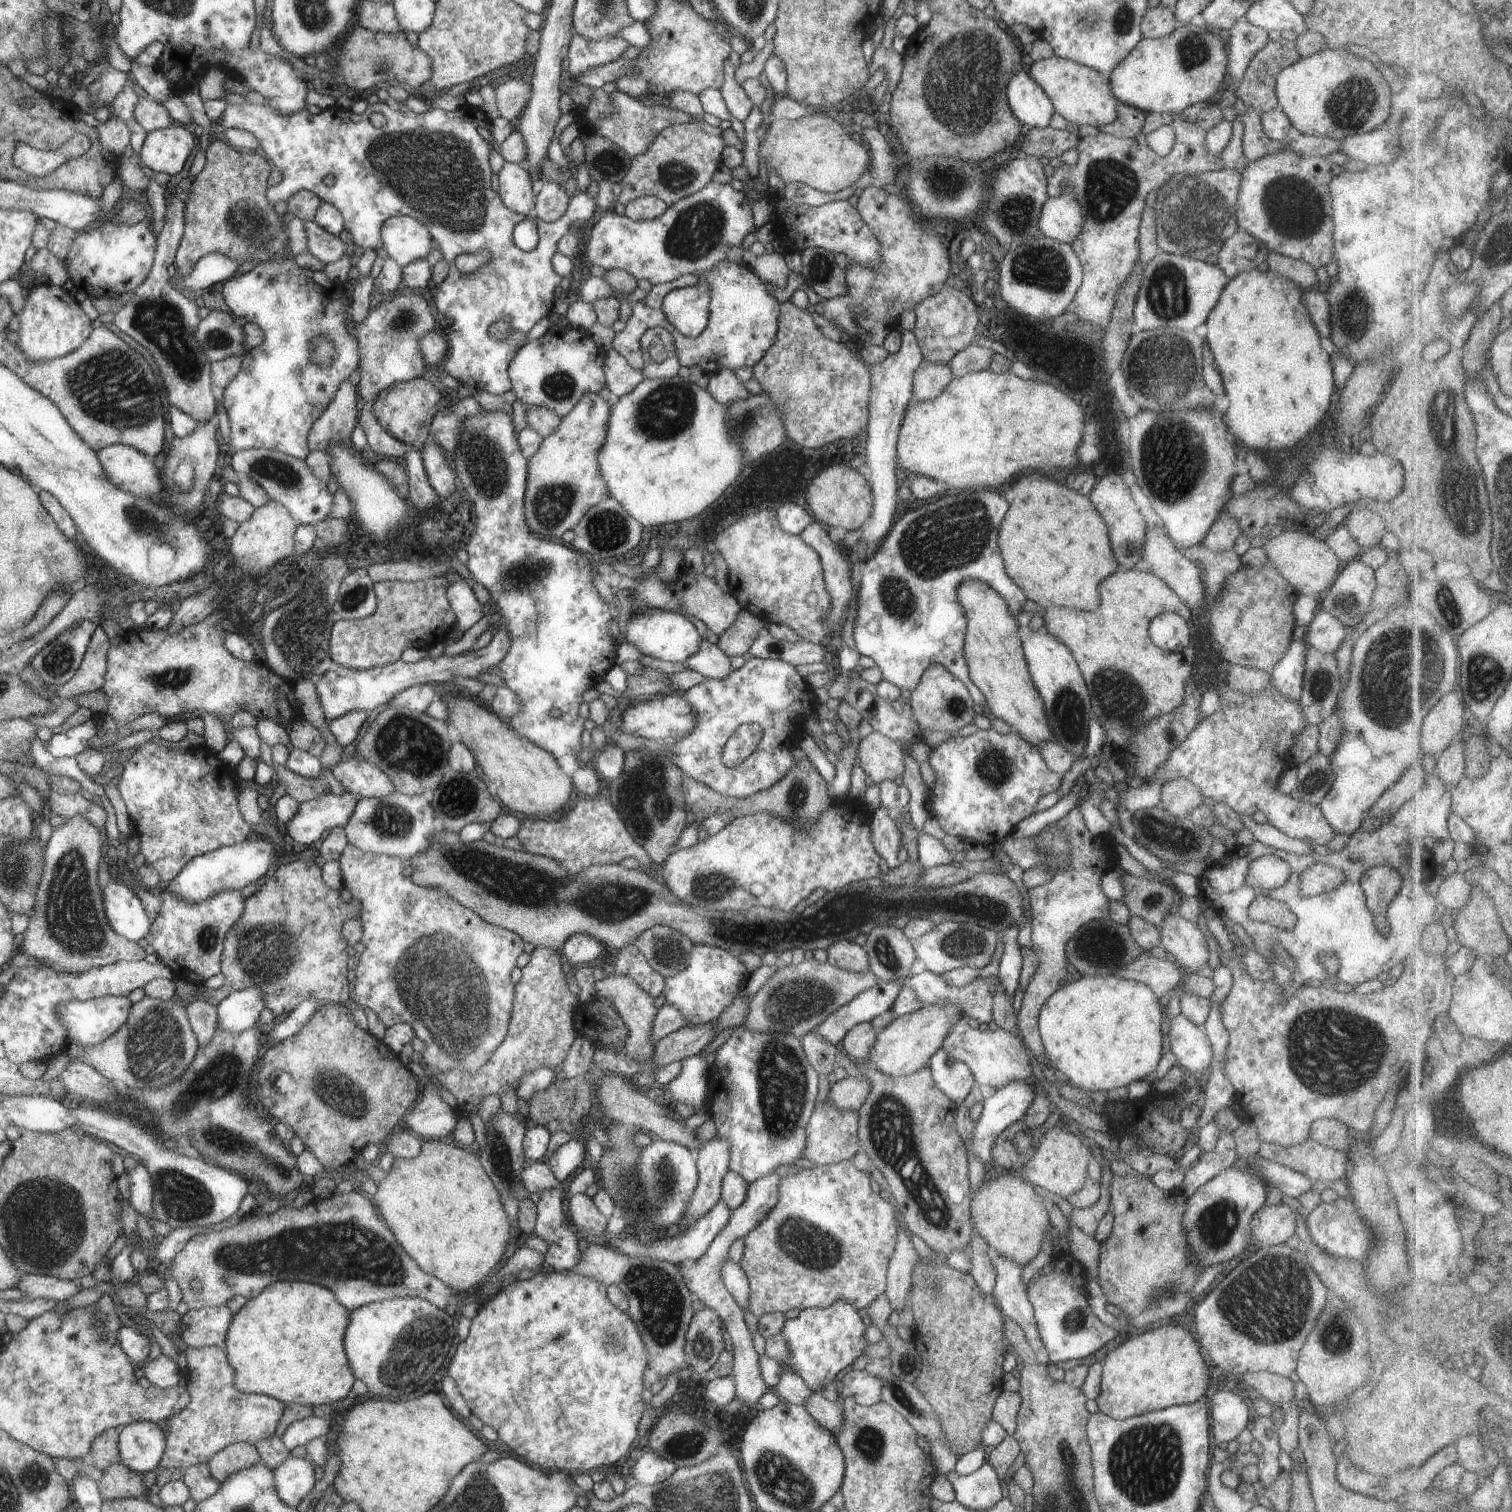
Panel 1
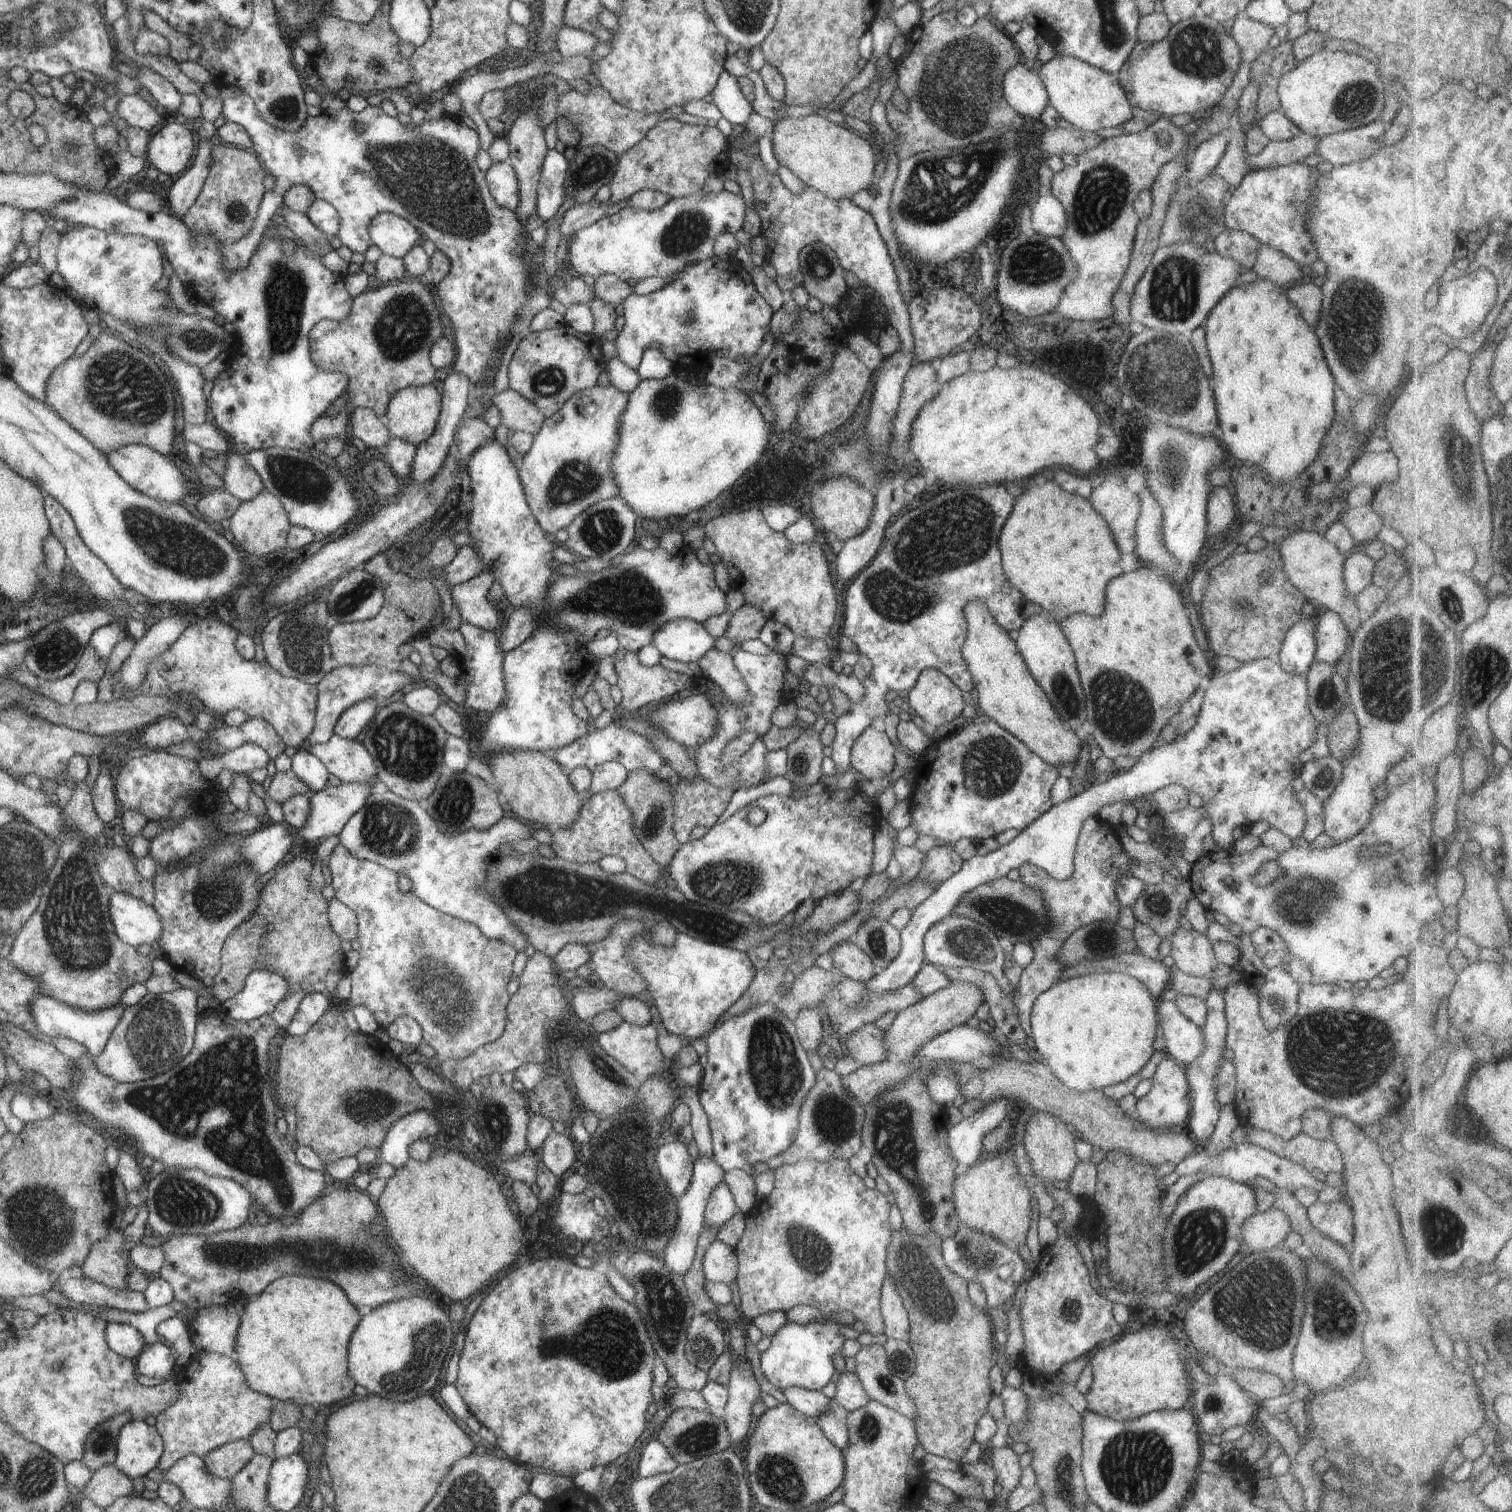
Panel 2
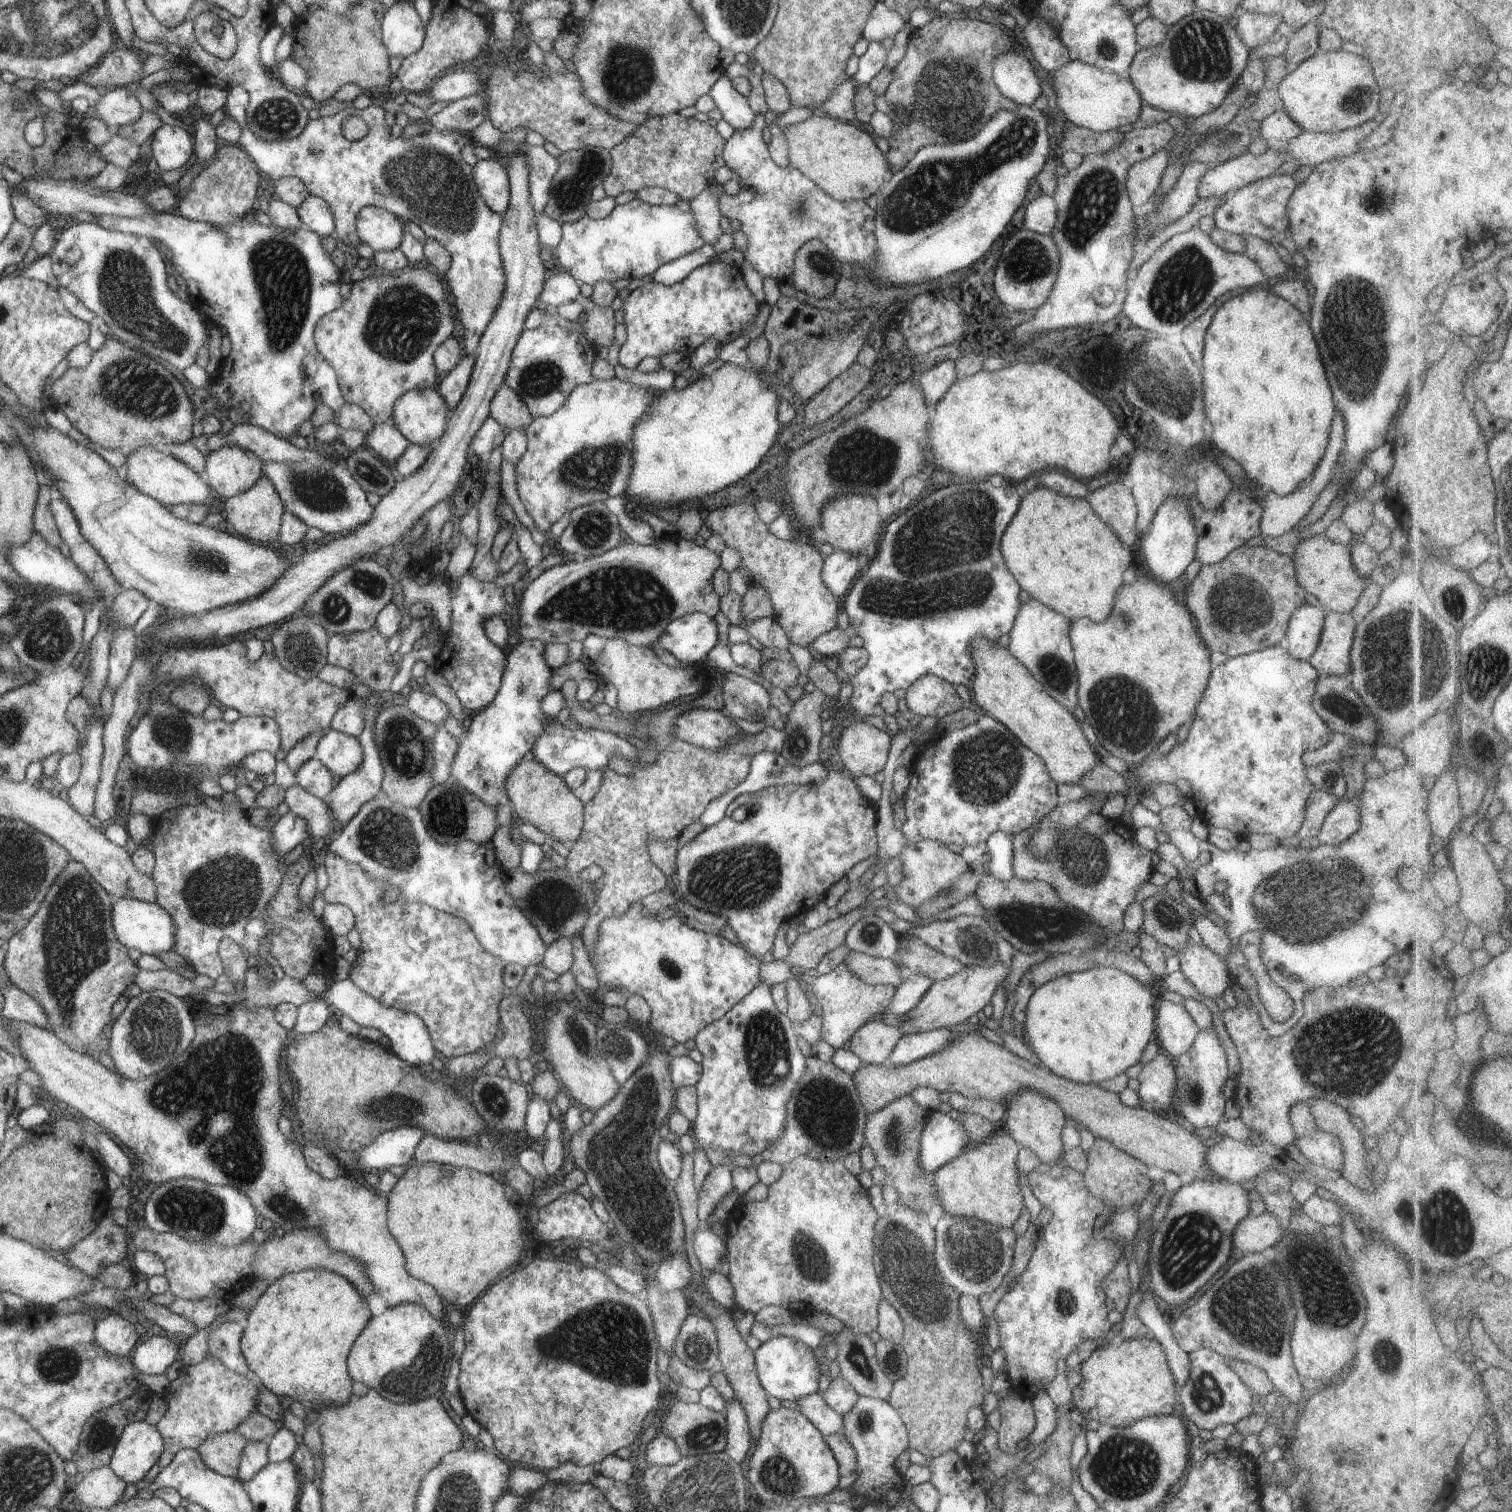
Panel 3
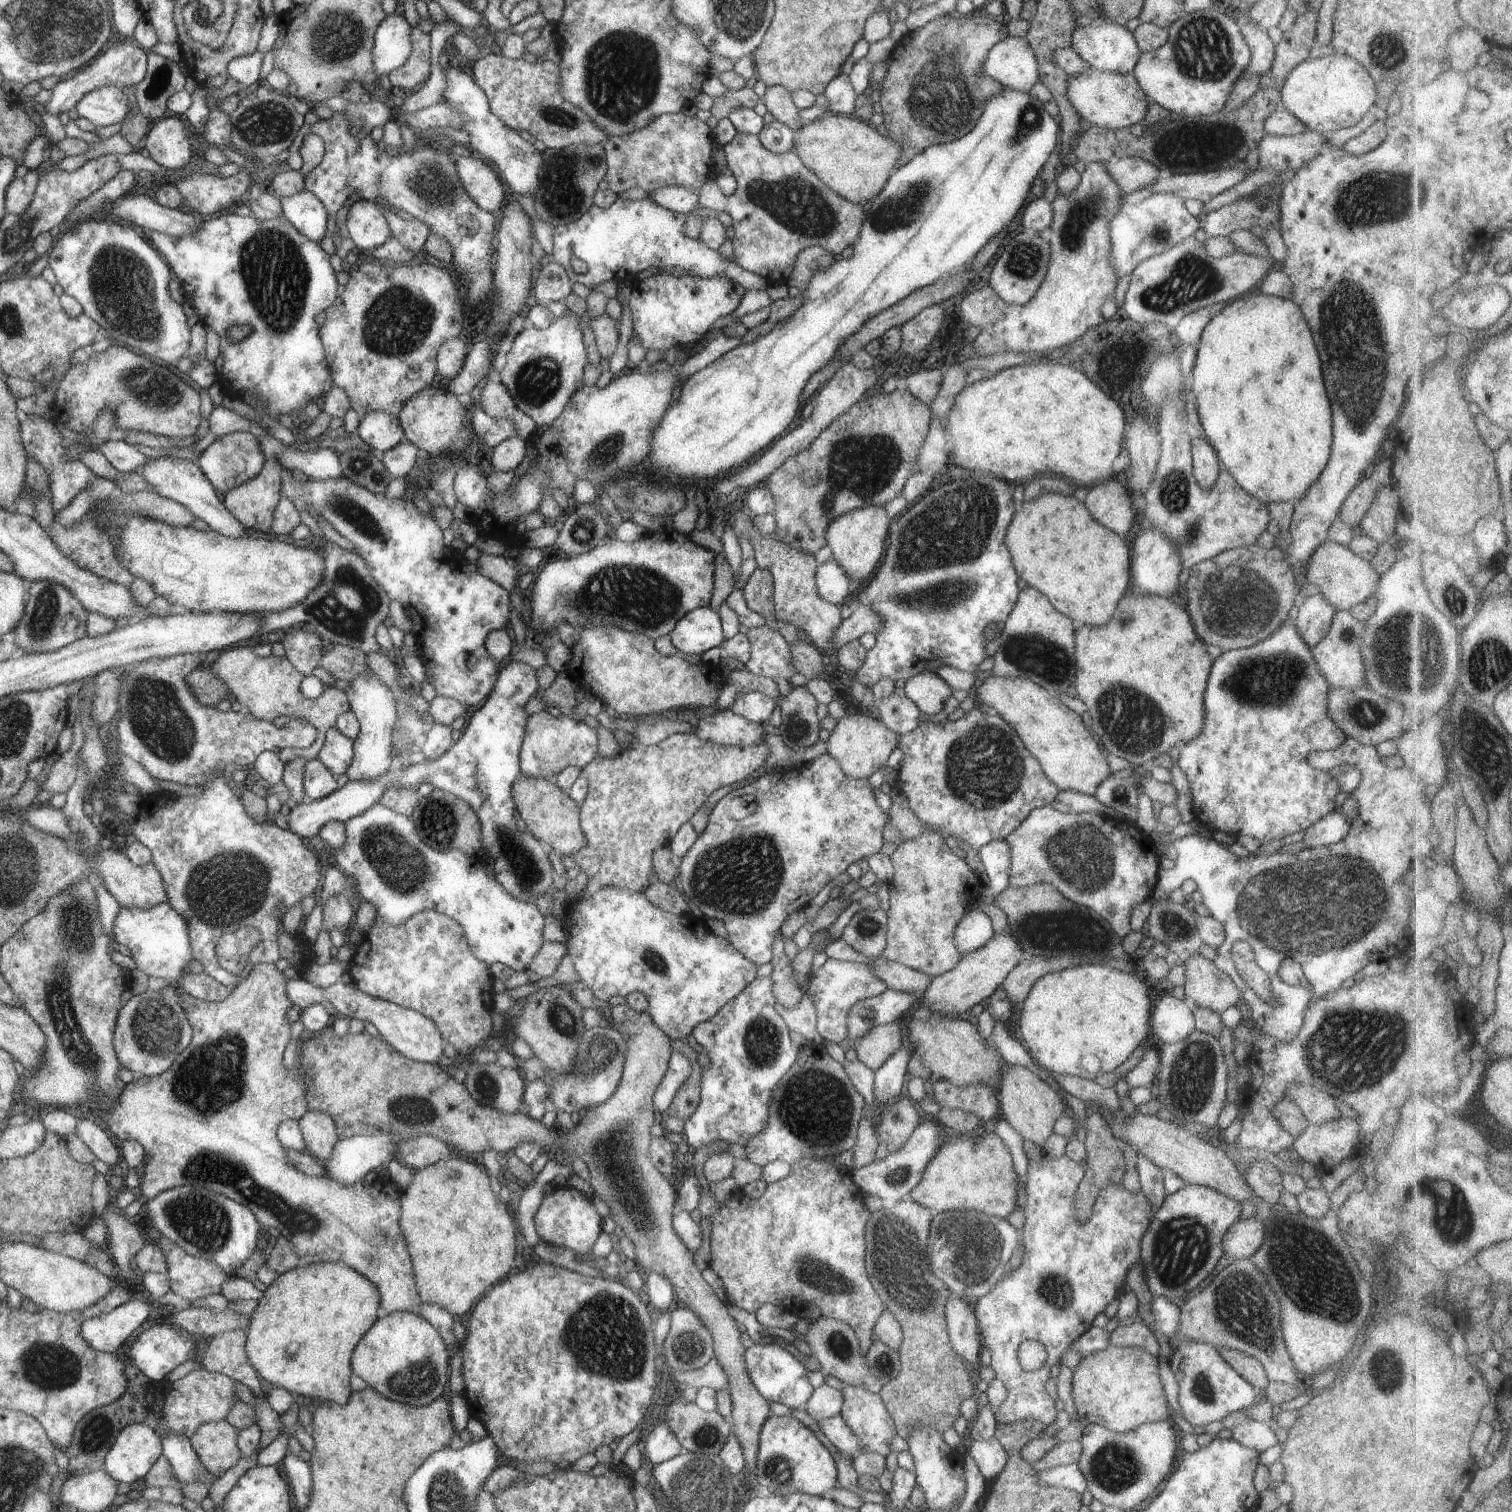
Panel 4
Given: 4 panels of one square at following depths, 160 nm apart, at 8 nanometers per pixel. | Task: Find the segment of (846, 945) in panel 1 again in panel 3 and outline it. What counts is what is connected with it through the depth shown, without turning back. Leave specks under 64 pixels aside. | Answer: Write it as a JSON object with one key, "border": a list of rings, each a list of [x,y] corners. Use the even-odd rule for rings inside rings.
{"border":[[[850,951],[844,962],[846,966],[862,981],[869,985],[902,984],[907,972],[896,964],[895,960],[871,957],[870,955]]]}

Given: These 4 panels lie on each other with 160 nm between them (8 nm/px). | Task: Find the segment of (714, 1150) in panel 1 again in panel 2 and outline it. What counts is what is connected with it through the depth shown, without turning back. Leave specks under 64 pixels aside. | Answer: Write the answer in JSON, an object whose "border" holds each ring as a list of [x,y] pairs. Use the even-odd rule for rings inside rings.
{"border":[[[710,1155],[698,1157],[693,1162],[693,1175],[687,1191],[677,1199],[677,1223],[669,1241],[659,1254],[672,1272],[683,1275],[692,1266],[697,1242],[705,1227],[705,1208],[712,1191],[723,1182],[725,1170]]]}

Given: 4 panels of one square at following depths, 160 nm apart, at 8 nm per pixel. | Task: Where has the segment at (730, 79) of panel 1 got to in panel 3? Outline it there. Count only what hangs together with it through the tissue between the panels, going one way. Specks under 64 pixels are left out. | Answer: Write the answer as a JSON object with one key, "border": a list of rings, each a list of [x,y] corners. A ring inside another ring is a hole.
{"border":[[[722,75],[714,83],[708,94],[715,102],[715,112],[720,112],[732,128],[747,129],[752,126],[756,113],[750,108],[747,97],[742,96],[728,77]]]}

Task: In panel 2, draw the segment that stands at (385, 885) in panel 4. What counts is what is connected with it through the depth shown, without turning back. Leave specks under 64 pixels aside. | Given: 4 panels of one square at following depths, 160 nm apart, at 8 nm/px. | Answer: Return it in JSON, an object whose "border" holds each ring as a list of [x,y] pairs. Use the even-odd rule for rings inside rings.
{"border":[[[389,790],[386,792],[371,792],[364,806],[352,816],[350,822],[346,824],[337,837],[339,838],[339,844],[347,848],[348,852],[353,853],[356,857],[377,862],[392,869],[397,875],[407,876],[412,880],[412,892],[420,900],[431,905],[432,908],[439,909],[440,912],[447,913],[460,920],[479,925],[484,936],[489,939],[507,942],[517,948],[518,952],[523,953],[528,944],[526,934],[506,916],[498,902],[486,890],[488,866],[486,862],[490,862],[490,858],[493,858],[499,852],[498,846],[500,844],[530,838],[537,831],[537,828],[538,826],[525,826],[514,818],[504,816],[500,822],[486,830],[472,829],[461,832],[459,835],[449,835],[439,827],[438,822],[427,811],[424,803],[406,800]]]}

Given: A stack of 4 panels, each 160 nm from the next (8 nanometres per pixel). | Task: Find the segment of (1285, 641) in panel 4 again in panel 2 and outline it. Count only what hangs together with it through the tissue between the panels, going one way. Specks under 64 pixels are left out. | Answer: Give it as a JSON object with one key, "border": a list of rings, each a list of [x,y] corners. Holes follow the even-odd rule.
{"border":[[[1260,658],[1244,663],[1232,672],[1222,672],[1214,669],[1212,675],[1204,685],[1205,697],[1201,705],[1201,714],[1195,726],[1184,736],[1178,736],[1171,743],[1160,744],[1150,748],[1139,756],[1137,763],[1128,770],[1112,774],[1107,782],[1099,784],[1093,782],[1084,790],[1074,794],[1068,800],[1050,807],[1040,818],[1032,821],[1020,834],[1002,845],[998,850],[984,856],[975,855],[963,861],[962,868],[947,878],[922,904],[912,912],[911,919],[905,929],[901,930],[901,949],[896,958],[884,969],[866,982],[866,988],[874,995],[885,992],[894,992],[914,980],[925,962],[923,938],[928,929],[943,918],[953,914],[959,900],[973,888],[981,884],[1006,877],[1007,874],[1019,869],[1023,864],[1033,864],[1045,870],[1057,881],[1066,880],[1072,876],[1075,866],[1075,850],[1077,840],[1081,834],[1082,823],[1098,814],[1102,806],[1111,802],[1130,801],[1152,794],[1162,787],[1177,784],[1186,790],[1196,792],[1203,798],[1202,811],[1212,824],[1209,831],[1218,850],[1228,850],[1233,847],[1232,830],[1237,826],[1245,830],[1254,822],[1268,822],[1272,829],[1278,829],[1288,838],[1300,838],[1306,828],[1306,815],[1304,807],[1298,802],[1297,792],[1292,787],[1292,780],[1297,778],[1301,771],[1300,753],[1306,750],[1316,738],[1316,727],[1319,722],[1314,718],[1308,704],[1308,685],[1305,675],[1287,673],[1277,658]]]}

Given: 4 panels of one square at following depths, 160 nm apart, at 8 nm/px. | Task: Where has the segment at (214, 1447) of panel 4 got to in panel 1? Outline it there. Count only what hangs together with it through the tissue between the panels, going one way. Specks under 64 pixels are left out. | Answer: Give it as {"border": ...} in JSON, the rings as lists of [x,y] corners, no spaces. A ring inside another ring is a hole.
{"border":[[[234,1443],[215,1454],[207,1465],[211,1469],[211,1475],[222,1484],[230,1475],[260,1463],[261,1459],[255,1445]]]}

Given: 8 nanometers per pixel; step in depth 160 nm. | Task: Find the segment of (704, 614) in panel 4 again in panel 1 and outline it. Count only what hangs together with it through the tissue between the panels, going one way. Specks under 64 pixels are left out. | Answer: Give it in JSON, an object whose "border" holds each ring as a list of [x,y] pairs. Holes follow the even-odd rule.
{"border":[[[648,609],[638,614],[631,614],[625,628],[624,642],[633,644],[638,650],[652,658],[659,658],[664,662],[684,662],[686,658],[698,652],[702,637],[694,624],[678,611],[664,609]]]}

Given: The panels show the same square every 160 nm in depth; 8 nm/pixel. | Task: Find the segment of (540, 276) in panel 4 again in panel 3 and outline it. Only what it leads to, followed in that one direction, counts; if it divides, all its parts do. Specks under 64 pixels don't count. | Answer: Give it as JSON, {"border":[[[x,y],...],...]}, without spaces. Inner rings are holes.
{"border":[[[561,270],[544,284],[540,300],[543,307],[549,304],[559,307],[576,300],[579,294],[580,283],[571,274]]]}

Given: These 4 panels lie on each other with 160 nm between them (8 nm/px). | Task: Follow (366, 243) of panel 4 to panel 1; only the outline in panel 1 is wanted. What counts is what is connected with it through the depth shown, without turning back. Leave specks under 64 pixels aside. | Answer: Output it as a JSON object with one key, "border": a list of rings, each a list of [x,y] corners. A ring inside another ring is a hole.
{"border":[[[408,215],[392,217],[383,224],[383,247],[401,267],[426,259],[432,250],[432,235],[424,223]]]}

